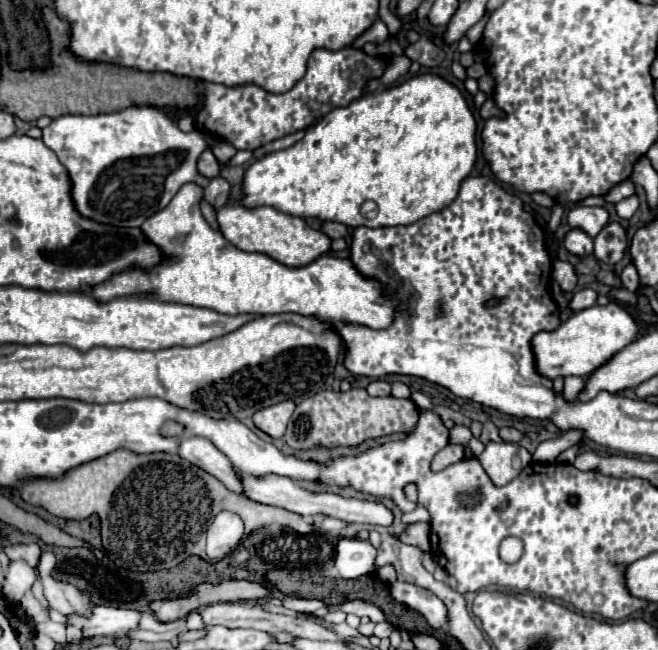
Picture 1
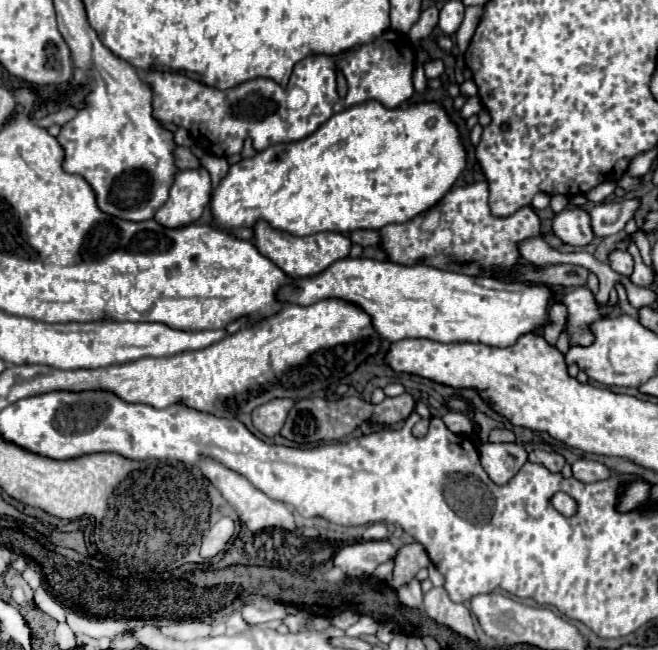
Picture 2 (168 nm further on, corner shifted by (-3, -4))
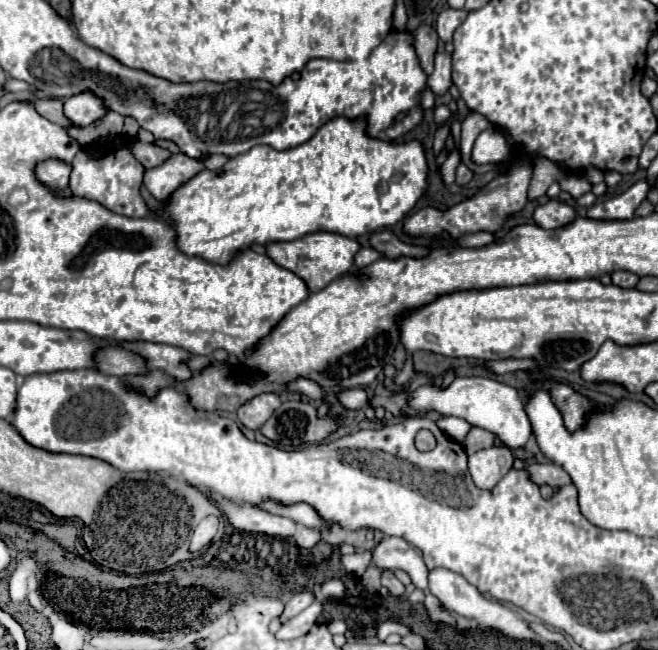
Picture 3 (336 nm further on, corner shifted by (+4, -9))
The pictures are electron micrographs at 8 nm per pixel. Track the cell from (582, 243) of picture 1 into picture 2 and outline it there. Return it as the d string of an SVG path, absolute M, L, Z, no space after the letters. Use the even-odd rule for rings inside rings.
M564 208L554 214L552 232L570 246L586 246L594 240L590 216L584 208Z

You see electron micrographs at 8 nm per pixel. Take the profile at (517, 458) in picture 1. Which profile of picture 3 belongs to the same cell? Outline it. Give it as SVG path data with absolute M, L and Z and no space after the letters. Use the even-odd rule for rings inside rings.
M489 447L469 455L469 471L477 487L493 489L497 481L513 467L513 453L509 447Z

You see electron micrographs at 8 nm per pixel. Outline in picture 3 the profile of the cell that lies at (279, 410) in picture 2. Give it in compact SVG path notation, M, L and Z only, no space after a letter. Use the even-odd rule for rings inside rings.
M265 393L265 395L257 395L253 397L249 403L245 403L243 407L239 407L237 411L237 417L239 421L251 429L251 431L257 431L265 425L265 421L273 415L273 411L281 405L279 401L279 395L275 393Z

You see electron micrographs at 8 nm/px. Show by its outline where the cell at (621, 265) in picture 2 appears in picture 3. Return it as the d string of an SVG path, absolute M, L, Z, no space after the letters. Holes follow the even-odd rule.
M615 271L611 275L611 279L613 279L613 285L617 285L617 287L635 287L639 277L633 275L631 271Z

